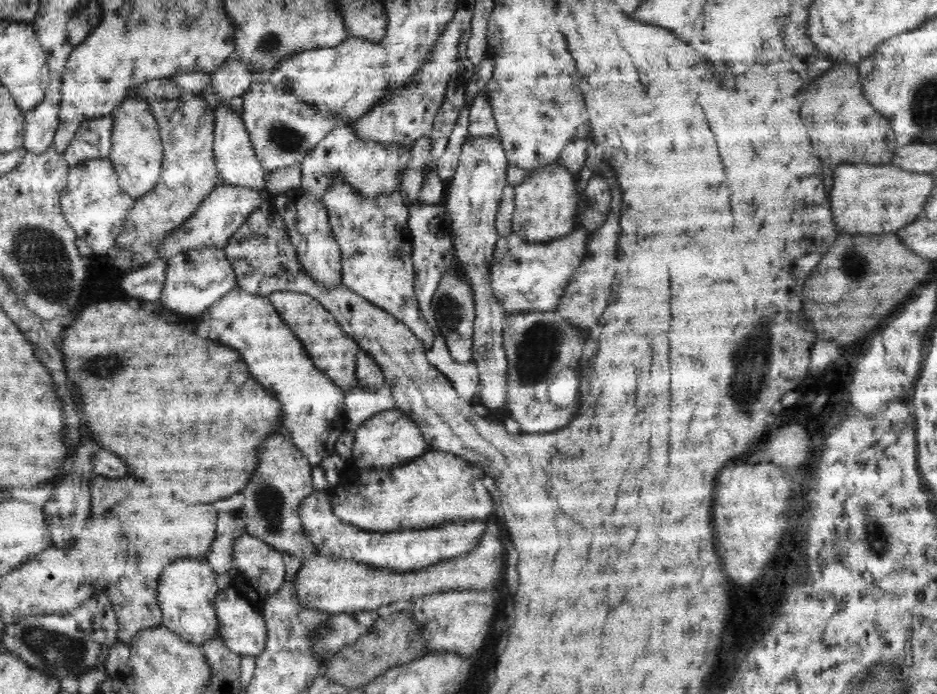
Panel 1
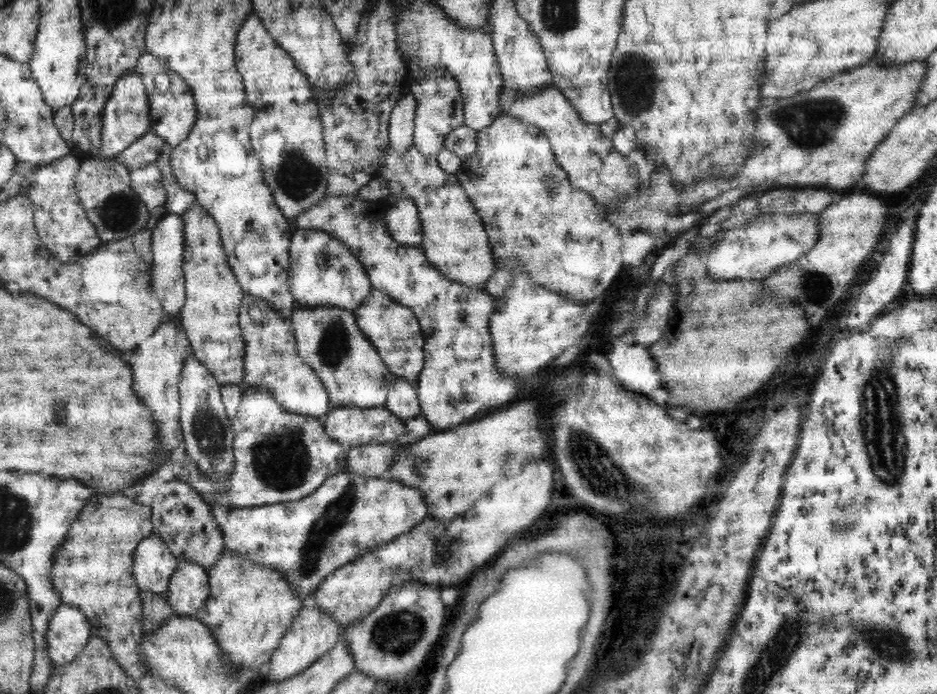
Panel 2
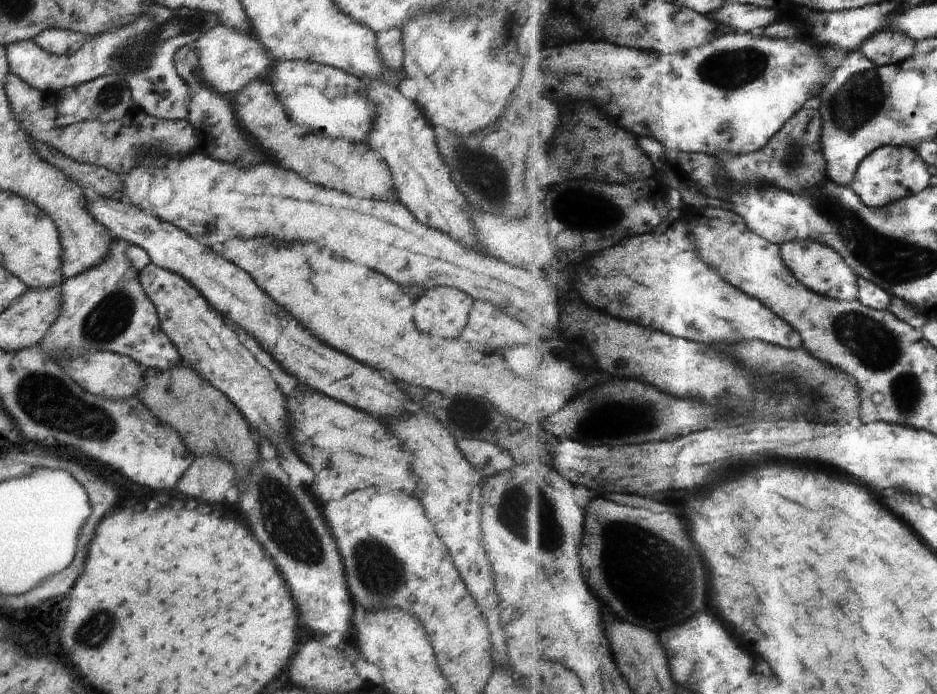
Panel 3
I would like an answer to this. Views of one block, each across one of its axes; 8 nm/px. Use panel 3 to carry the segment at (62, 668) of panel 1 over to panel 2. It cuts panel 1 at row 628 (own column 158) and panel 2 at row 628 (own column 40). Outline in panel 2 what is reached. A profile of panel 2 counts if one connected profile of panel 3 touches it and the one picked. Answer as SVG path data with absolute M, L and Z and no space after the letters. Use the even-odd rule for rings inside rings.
M60 605L48 625L47 643L51 663L70 664L91 637L91 626L84 612L72 605Z

